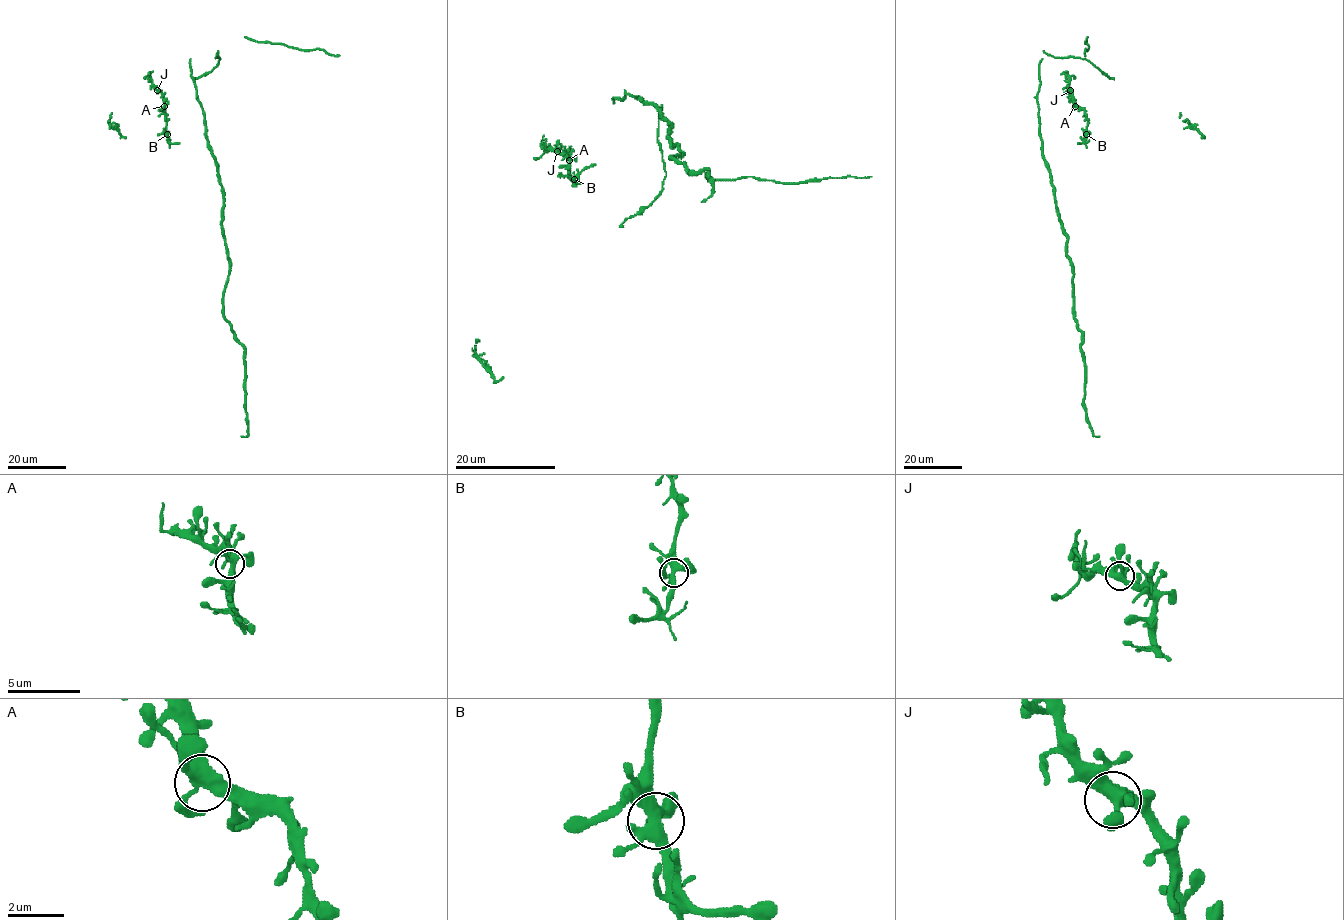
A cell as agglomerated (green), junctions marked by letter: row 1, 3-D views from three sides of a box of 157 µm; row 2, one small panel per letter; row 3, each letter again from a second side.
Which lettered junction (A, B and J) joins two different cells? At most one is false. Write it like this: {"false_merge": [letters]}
{"false_merge": []}

